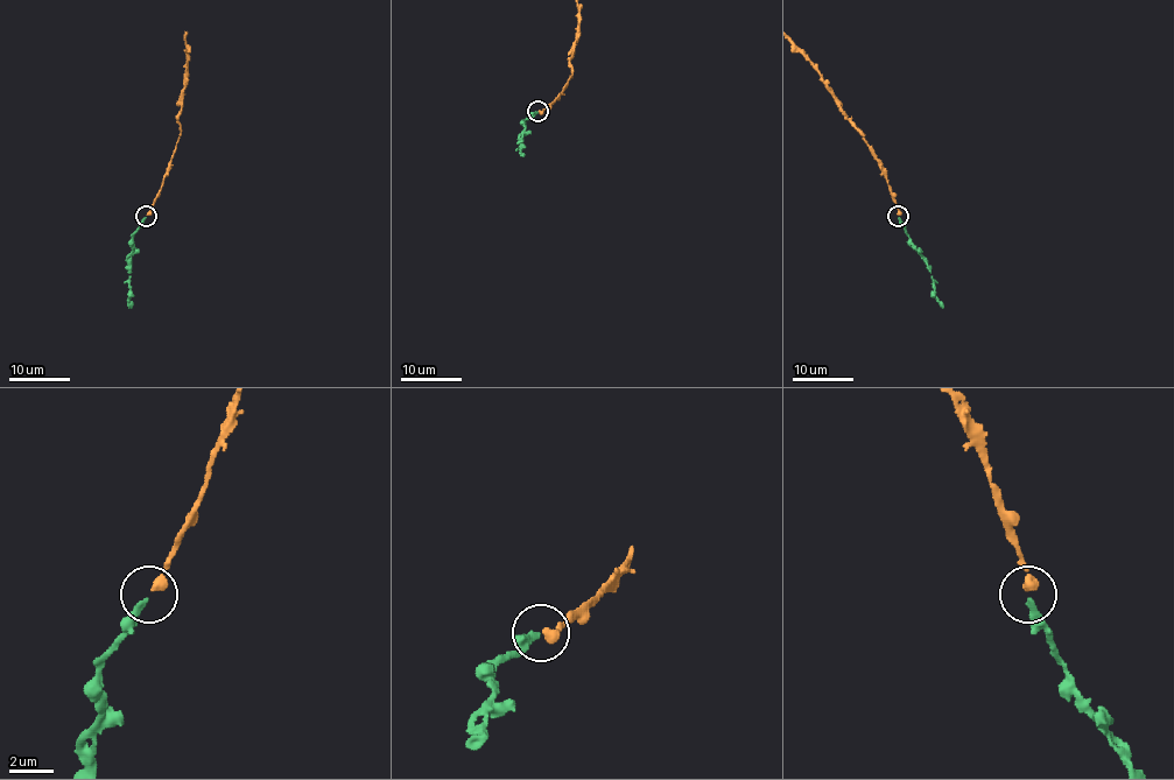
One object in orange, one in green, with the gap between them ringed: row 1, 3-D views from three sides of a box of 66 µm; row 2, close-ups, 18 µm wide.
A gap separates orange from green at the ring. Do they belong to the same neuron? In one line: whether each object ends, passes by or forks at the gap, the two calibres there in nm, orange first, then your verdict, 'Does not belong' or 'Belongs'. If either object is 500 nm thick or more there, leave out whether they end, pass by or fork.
At the ring orange ends. At the ring green ends. Thickness 440 nm (orange) against 280 nm. Belongs

